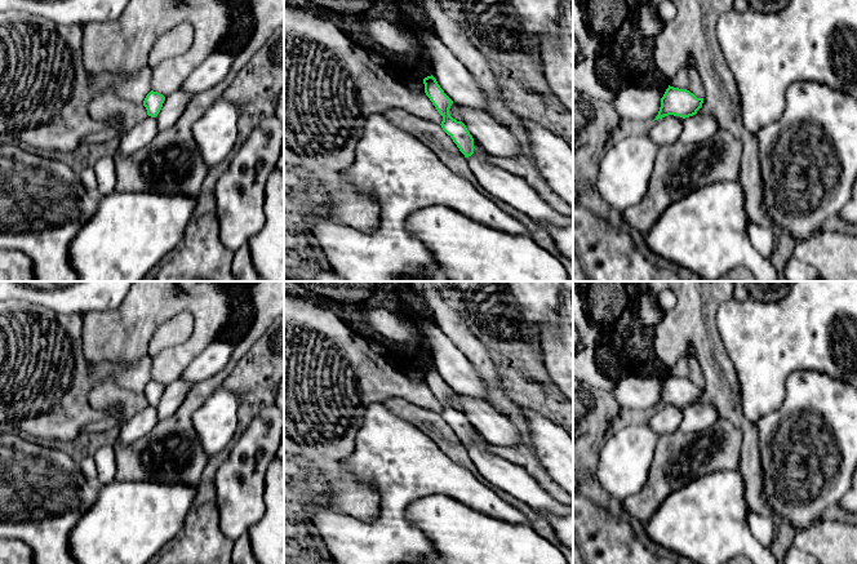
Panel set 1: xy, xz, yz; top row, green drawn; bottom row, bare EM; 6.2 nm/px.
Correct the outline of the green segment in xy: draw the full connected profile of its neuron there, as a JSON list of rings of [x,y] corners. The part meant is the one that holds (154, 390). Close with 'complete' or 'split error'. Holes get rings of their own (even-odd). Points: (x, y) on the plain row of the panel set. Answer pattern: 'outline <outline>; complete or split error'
outline [[[151,379],[143,390],[143,395],[147,399],[147,404],[151,407],[156,407],[163,396],[164,390],[165,386],[163,383]]]; complete

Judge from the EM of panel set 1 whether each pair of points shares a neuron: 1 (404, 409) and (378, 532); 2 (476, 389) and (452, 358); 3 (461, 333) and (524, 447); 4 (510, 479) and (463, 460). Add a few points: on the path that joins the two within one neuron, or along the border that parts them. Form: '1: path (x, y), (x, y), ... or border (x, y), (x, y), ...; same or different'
1: border (382, 403), (427, 436); different
2: path (469, 381), (453, 365); same
3: path (482, 362), (492, 380), (496, 395), (518, 418); same
4: border (465, 447), (473, 462); different

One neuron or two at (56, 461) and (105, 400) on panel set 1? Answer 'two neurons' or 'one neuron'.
two neurons

